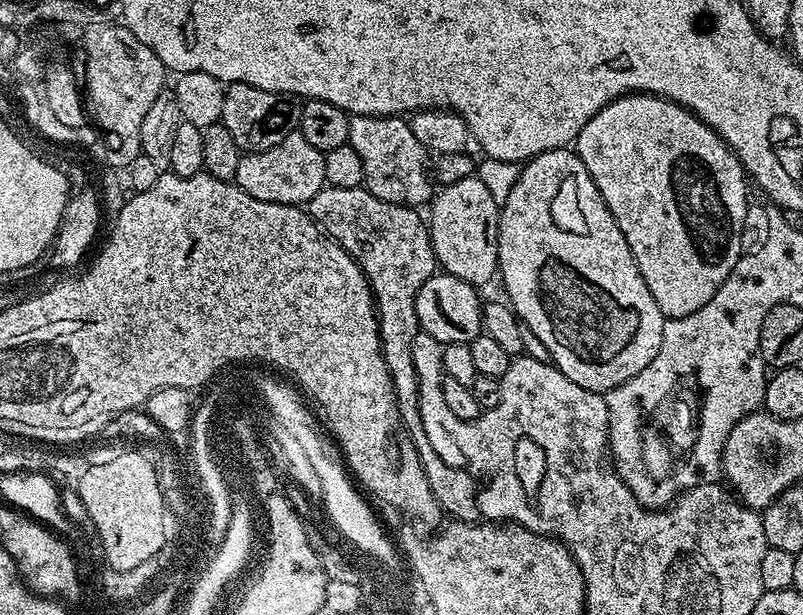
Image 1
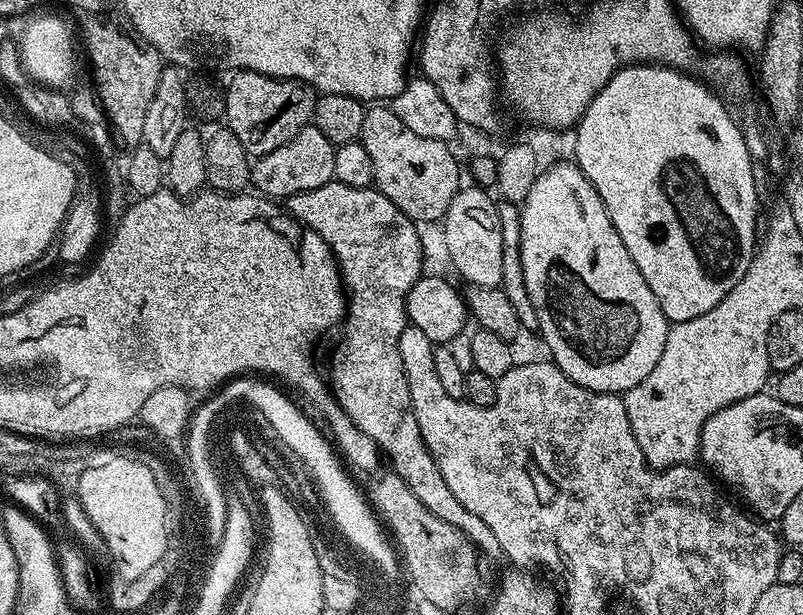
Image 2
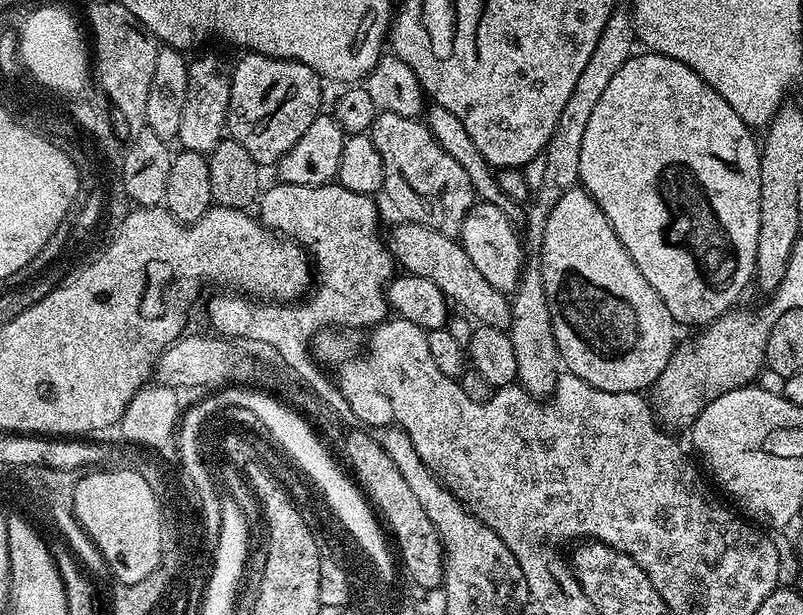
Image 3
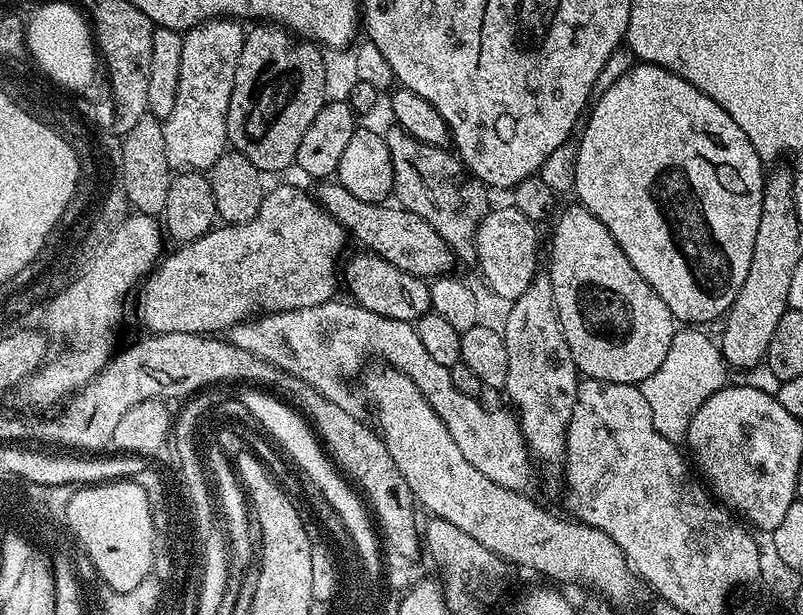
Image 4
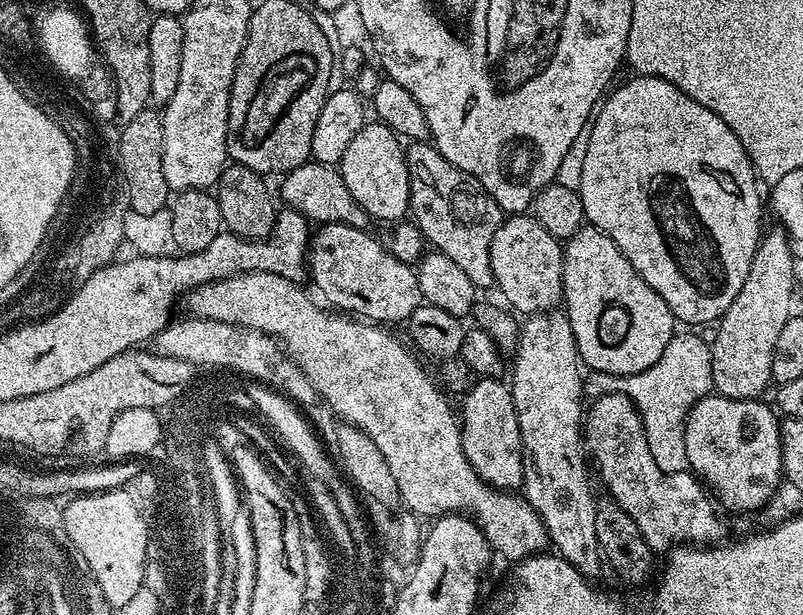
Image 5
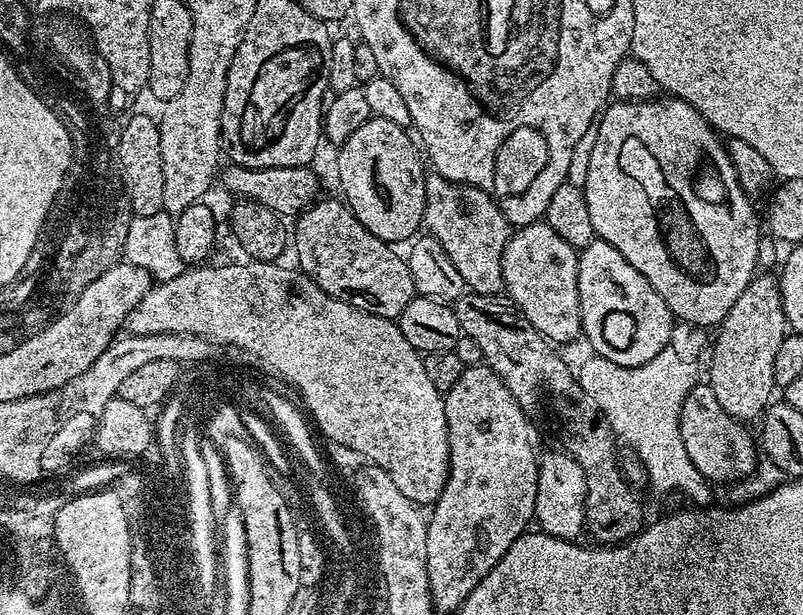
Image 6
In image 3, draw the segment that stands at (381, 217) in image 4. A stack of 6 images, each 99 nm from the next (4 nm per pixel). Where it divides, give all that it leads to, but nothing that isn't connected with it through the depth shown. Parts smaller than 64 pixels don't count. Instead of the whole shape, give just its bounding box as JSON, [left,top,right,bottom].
[386,220,512,330]

